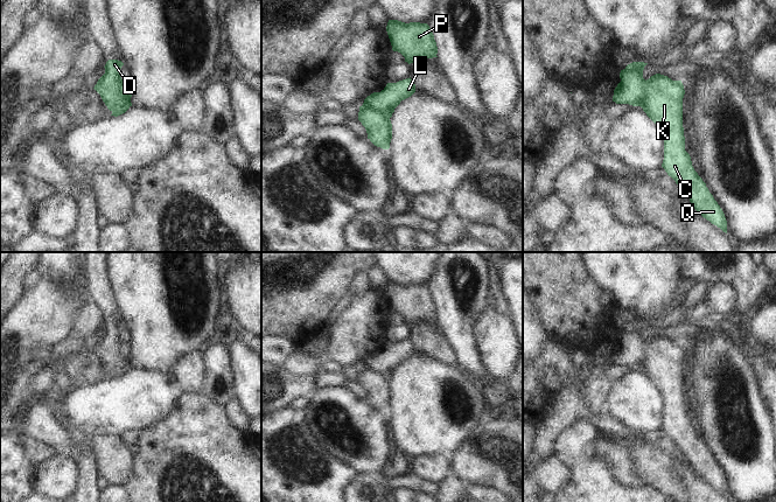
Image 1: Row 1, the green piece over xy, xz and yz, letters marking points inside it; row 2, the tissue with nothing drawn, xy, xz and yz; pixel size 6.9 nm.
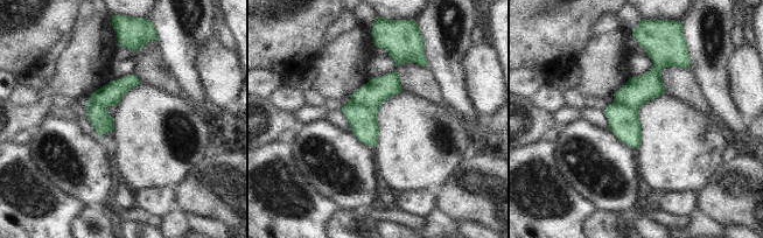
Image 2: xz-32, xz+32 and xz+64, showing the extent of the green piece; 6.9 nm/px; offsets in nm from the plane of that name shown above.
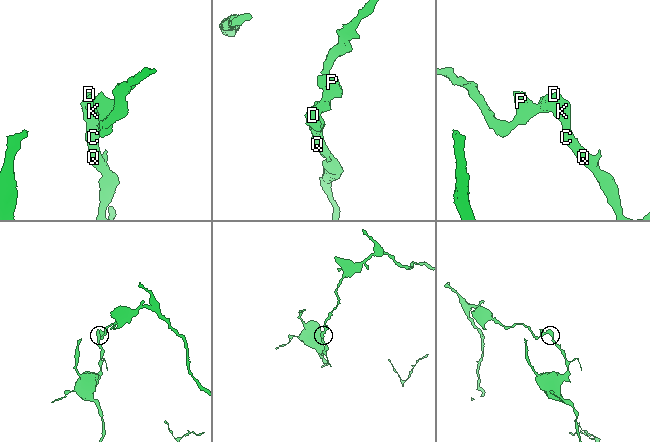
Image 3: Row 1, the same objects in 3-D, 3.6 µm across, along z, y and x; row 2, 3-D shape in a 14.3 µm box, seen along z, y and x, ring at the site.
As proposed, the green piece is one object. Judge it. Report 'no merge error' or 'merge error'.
merge error

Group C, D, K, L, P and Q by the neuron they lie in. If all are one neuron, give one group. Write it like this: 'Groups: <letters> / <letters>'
Groups: C D K Q / L P.

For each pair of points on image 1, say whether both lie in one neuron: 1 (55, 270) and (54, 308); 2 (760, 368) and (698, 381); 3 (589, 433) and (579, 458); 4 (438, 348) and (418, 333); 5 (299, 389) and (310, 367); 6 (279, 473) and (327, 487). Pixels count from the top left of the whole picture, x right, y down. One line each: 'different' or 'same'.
1: different
2: different
3: same
4: same
5: different
6: same

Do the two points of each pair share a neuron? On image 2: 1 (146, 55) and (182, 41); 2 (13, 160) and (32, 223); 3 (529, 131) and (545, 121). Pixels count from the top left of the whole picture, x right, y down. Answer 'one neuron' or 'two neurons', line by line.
1: two neurons
2: one neuron
3: one neuron

